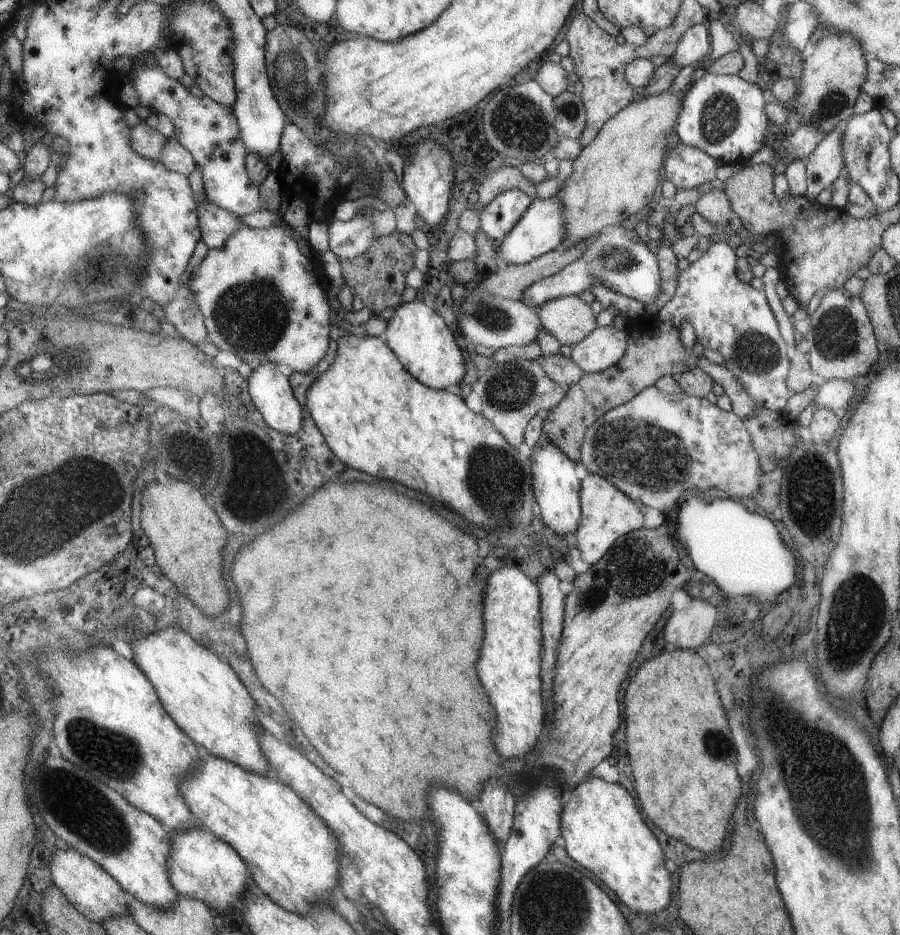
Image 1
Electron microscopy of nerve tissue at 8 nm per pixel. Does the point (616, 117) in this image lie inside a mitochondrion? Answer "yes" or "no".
no

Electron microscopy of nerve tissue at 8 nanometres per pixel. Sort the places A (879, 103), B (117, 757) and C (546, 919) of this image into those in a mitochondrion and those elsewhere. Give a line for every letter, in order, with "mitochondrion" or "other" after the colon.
A: other
B: mitochondrion
C: mitochondrion

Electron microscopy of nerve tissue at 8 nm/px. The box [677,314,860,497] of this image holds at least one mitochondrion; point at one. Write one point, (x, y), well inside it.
(755, 352)

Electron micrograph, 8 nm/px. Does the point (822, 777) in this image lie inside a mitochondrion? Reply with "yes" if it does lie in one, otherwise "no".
yes

